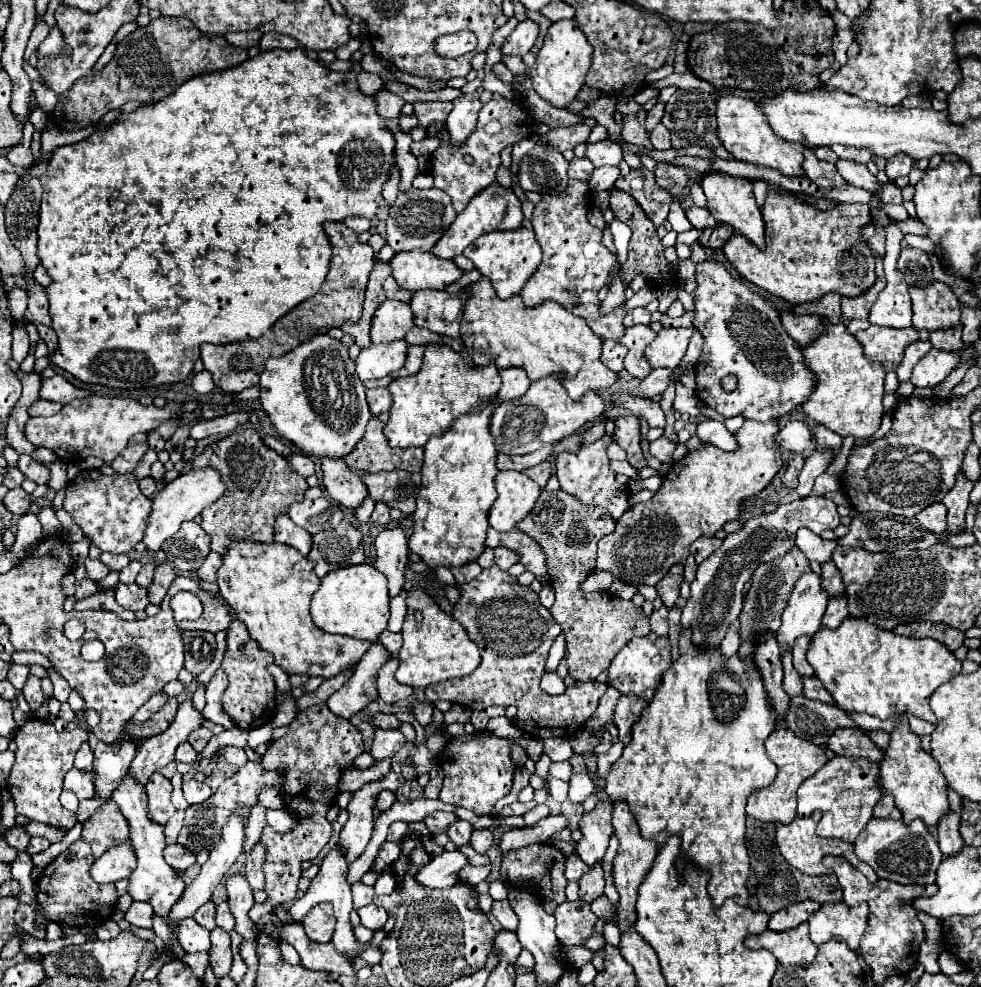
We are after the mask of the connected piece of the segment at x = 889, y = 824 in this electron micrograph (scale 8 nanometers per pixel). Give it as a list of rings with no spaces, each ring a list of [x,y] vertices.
[[[871,818],[853,846],[857,858],[865,860],[879,878],[893,880],[899,884],[933,884],[937,878],[935,870],[943,858],[937,838],[931,830],[927,830],[927,826],[923,826],[921,818],[915,818],[911,824],[903,824],[901,820]]]

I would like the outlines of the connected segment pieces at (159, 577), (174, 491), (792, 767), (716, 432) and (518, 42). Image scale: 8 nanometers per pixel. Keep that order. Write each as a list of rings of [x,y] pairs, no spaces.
[[[161,564],[155,568],[155,578],[153,578],[153,584],[147,588],[149,592],[149,602],[151,604],[161,604],[163,596],[167,594],[171,582],[175,580],[175,570],[171,564]]]
[[[187,468],[183,474],[179,474],[173,482],[169,482],[161,492],[157,492],[157,496],[153,498],[153,512],[151,512],[151,518],[149,518],[149,526],[145,530],[145,538],[143,538],[143,544],[155,552],[161,548],[161,544],[171,538],[181,522],[185,520],[193,520],[197,514],[203,512],[205,506],[211,506],[211,502],[217,502],[223,494],[225,494],[225,486],[223,486],[223,480],[221,480],[221,474],[215,470],[215,468],[199,468],[199,470],[193,470],[193,468]]]
[[[775,728],[765,742],[765,750],[767,750],[769,758],[777,764],[779,772],[777,772],[777,778],[769,786],[751,792],[751,796],[747,798],[747,814],[757,820],[763,820],[763,822],[789,824],[789,822],[793,822],[793,818],[797,814],[797,788],[801,786],[803,780],[807,780],[811,774],[815,774],[819,768],[823,768],[823,764],[827,762],[827,756],[821,746],[801,740],[787,728]]]
[[[705,420],[705,422],[701,422],[699,430],[697,430],[697,436],[699,436],[699,440],[711,442],[711,444],[719,446],[721,450],[735,450],[737,448],[735,436],[719,420]]]
[[[523,20],[509,34],[509,38],[505,40],[501,52],[507,54],[507,56],[509,54],[511,56],[525,56],[533,48],[537,36],[539,36],[539,24],[535,24],[533,20]]]

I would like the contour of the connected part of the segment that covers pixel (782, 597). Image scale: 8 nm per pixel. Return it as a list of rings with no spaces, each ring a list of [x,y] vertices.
[[[793,548],[789,550],[789,554],[785,554],[783,558],[775,558],[771,562],[765,562],[765,564],[759,564],[757,570],[753,572],[753,584],[751,584],[751,590],[743,602],[743,610],[741,610],[741,648],[739,648],[739,654],[743,658],[747,658],[747,662],[753,660],[753,648],[755,648],[755,638],[765,632],[765,630],[779,630],[781,626],[781,614],[785,610],[785,604],[787,604],[787,598],[793,590],[793,584],[795,580],[801,576],[801,574],[807,574],[811,568],[809,568],[809,560],[805,558],[805,554],[799,550],[799,548]]]

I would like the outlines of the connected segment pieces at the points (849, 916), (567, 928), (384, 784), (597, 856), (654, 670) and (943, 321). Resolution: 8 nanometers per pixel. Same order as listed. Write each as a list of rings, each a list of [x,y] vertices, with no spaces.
[[[827,902],[827,906],[821,906],[807,922],[811,926],[811,942],[823,944],[831,940],[833,936],[839,936],[847,942],[851,950],[859,948],[859,942],[863,938],[863,932],[867,928],[867,916],[869,906],[867,902],[859,902],[857,906],[849,908],[845,902]]]
[[[583,900],[575,902],[563,902],[555,908],[555,918],[557,918],[557,928],[555,934],[561,942],[561,946],[583,946],[585,940],[593,934],[595,928],[595,914],[591,912],[589,904]]]
[[[389,772],[387,776],[383,776],[381,780],[369,782],[365,786],[361,786],[359,790],[353,792],[351,800],[349,800],[349,820],[341,830],[341,838],[339,838],[339,846],[345,850],[347,858],[353,862],[357,860],[369,840],[371,840],[371,832],[373,832],[373,806],[375,806],[375,798],[379,796],[379,792],[383,790],[391,790],[397,792],[399,776],[395,772]]]
[[[607,796],[607,800],[597,802],[597,806],[591,812],[585,812],[579,820],[579,830],[583,838],[577,842],[577,854],[589,866],[599,862],[607,852],[609,838],[613,834],[611,808],[613,800],[611,796]]]
[[[647,634],[643,638],[631,638],[631,642],[627,646],[623,646],[611,666],[609,666],[609,680],[607,684],[617,688],[621,694],[635,694],[641,700],[649,702],[659,686],[659,680],[663,676],[663,672],[671,666],[671,644],[669,638],[663,636],[659,638],[657,634]]]
[[[933,280],[923,288],[909,286],[909,296],[913,302],[913,326],[917,330],[937,330],[959,324],[959,300],[945,282]]]

